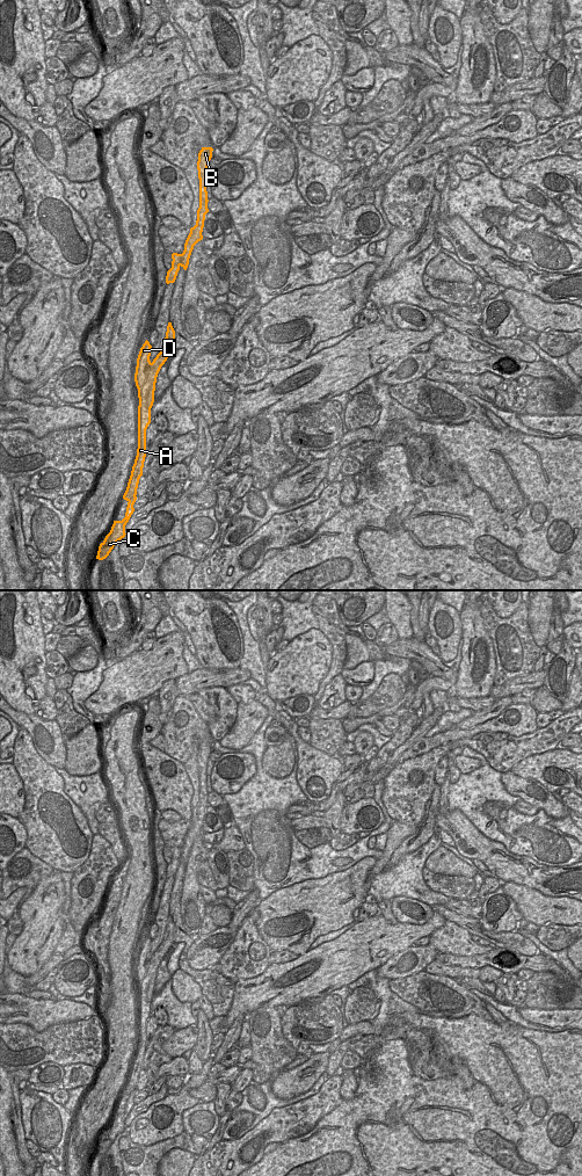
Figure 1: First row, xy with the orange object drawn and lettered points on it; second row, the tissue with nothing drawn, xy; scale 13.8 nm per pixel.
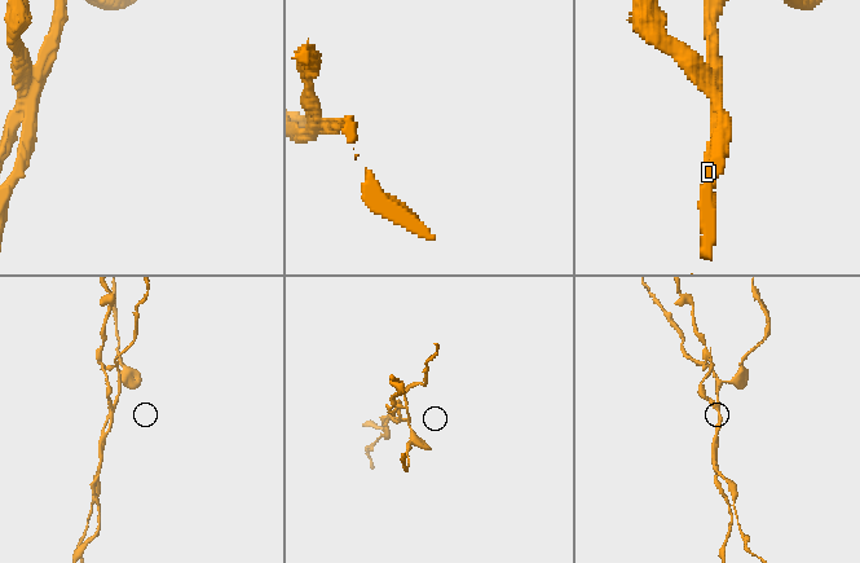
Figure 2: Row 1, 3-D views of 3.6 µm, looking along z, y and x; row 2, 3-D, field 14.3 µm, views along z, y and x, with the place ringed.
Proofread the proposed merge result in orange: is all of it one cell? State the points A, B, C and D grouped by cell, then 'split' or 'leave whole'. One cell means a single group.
A B / C D | split

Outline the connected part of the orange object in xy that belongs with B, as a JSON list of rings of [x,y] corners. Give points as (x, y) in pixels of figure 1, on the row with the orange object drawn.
[[[202,147],[198,153],[197,169],[199,179],[199,208],[197,210],[196,225],[190,228],[190,233],[184,244],[184,251],[182,253],[181,267],[187,270],[189,264],[189,259],[194,246],[203,239],[202,232],[204,227],[205,215],[209,212],[208,209],[208,191],[206,191],[206,175],[208,166],[212,158],[212,147]]]

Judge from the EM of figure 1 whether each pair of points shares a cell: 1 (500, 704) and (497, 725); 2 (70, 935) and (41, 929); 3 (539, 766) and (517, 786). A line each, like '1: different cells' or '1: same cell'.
1: different cells
2: different cells
3: different cells

